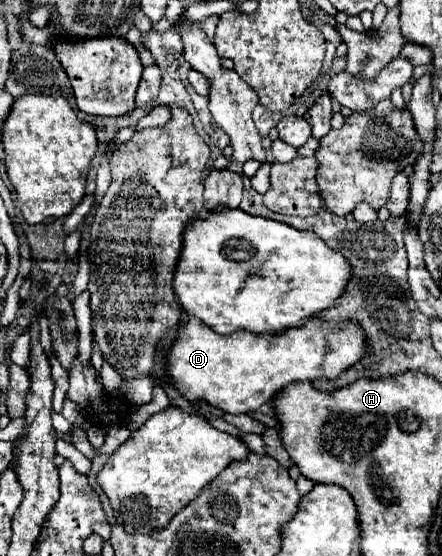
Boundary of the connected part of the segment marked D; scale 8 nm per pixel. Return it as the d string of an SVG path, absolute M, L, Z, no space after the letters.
M190 317L166 355L166 375L188 401L206 401L224 413L252 413L266 405L288 383L338 377L364 355L364 333L354 321L336 325L308 319L302 327L282 333L218 335Z

